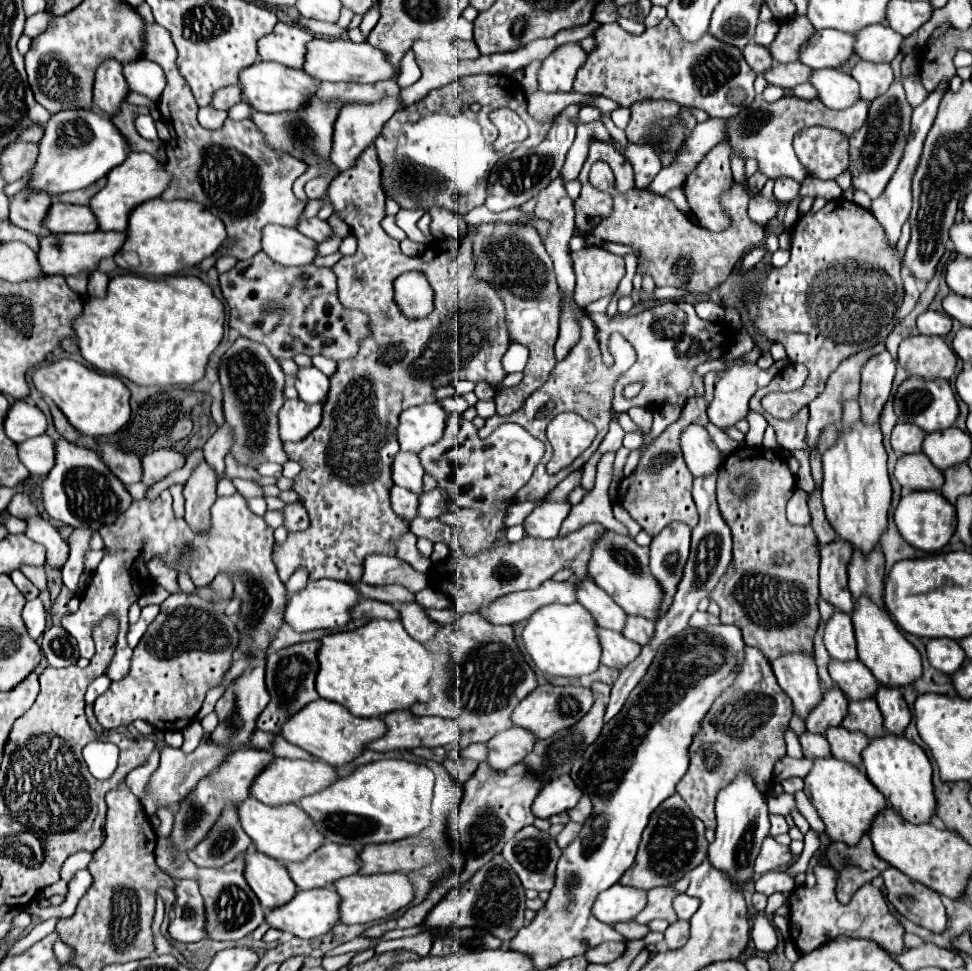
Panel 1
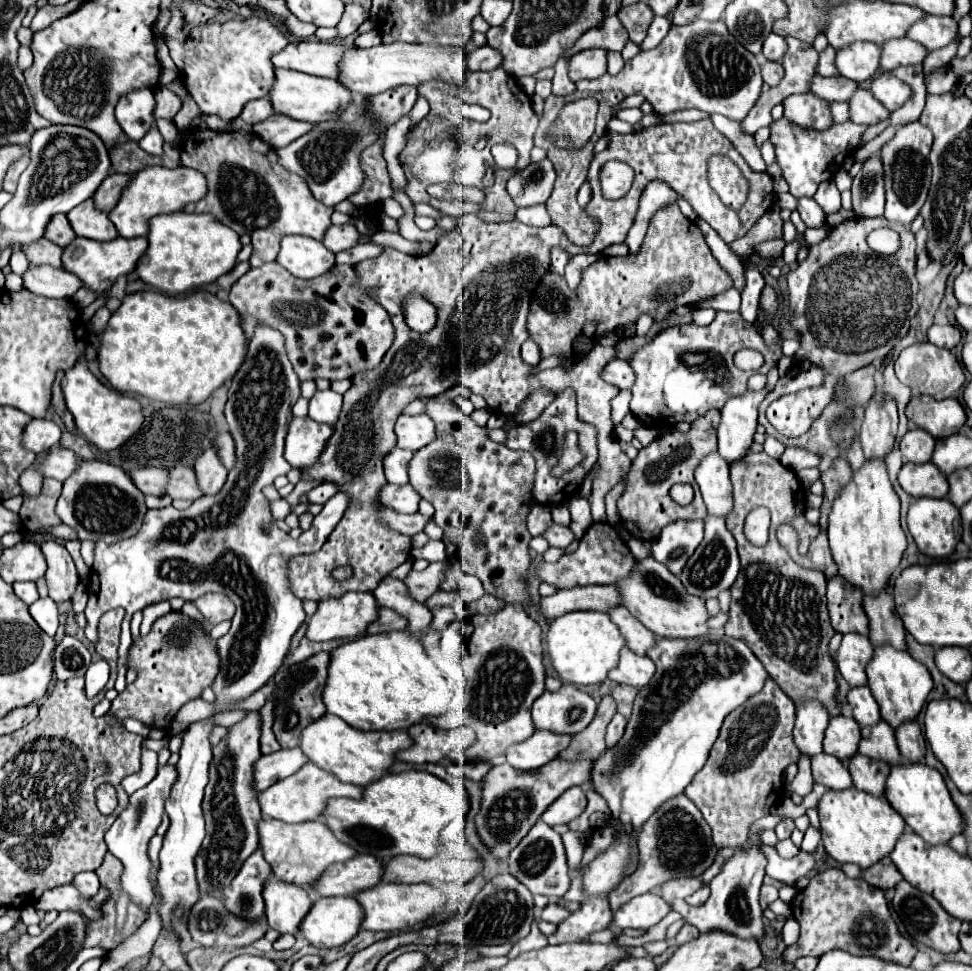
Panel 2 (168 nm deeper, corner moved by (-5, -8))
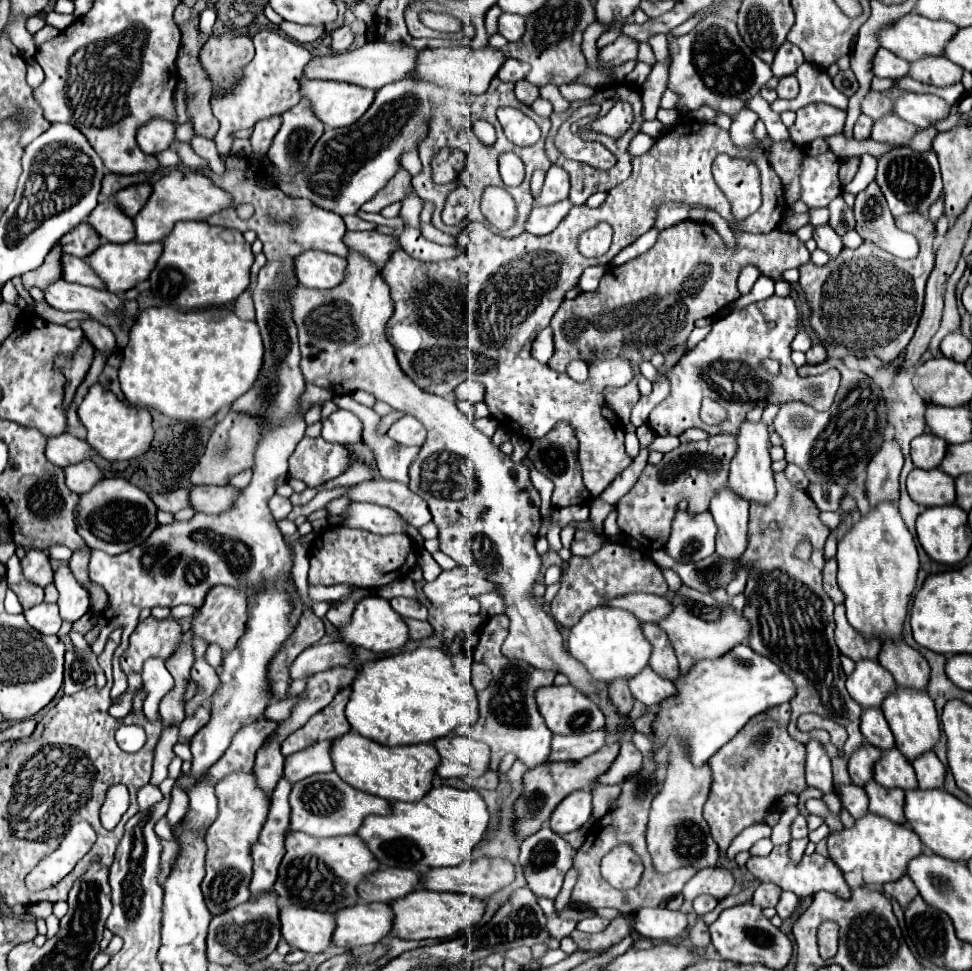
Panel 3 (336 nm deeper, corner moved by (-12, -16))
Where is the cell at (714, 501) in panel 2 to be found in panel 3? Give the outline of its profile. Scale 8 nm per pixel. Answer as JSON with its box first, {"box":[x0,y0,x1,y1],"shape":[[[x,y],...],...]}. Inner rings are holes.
{"box":[710,488,748,562],"shape":[[[722,488],[712,500],[710,512],[718,526],[716,554],[722,560],[738,562],[748,548],[748,502]]]}

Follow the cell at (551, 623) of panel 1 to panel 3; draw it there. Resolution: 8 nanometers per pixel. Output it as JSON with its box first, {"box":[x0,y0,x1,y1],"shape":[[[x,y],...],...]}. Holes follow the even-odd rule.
{"box":[568,606,652,682],"shape":[[[600,606],[592,612],[586,612],[580,622],[570,628],[568,650],[576,660],[580,660],[596,682],[612,682],[614,678],[632,678],[636,672],[642,672],[648,666],[652,644],[642,634],[642,622],[632,616],[628,610]]]}

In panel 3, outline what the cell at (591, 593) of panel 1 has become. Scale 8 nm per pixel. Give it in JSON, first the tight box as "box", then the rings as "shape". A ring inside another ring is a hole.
{"box":[642,624,680,680],"shape":[[[642,624],[642,630],[646,634],[646,638],[652,642],[654,652],[650,656],[650,668],[668,680],[678,680],[680,678],[680,670],[678,670],[678,660],[674,654],[674,648],[666,636],[666,632],[656,626],[656,624]]]}

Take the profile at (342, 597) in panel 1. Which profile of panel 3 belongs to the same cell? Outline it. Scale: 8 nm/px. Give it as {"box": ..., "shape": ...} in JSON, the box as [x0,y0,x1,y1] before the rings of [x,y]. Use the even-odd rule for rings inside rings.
{"box":[338,596,410,654],"shape":[[[366,596],[364,600],[360,600],[356,604],[356,610],[352,614],[352,622],[346,624],[344,628],[338,630],[340,640],[346,644],[354,644],[354,646],[362,646],[366,650],[372,650],[376,654],[386,654],[386,652],[396,652],[400,648],[406,646],[406,642],[410,640],[408,636],[408,626],[402,620],[400,614],[396,614],[390,606],[388,600],[380,598],[380,596]]]}

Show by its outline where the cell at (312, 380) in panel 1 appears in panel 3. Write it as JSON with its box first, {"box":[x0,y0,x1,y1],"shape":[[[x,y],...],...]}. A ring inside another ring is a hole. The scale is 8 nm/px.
{"box":[322,410,362,446],"shape":[[[336,410],[322,424],[322,438],[332,444],[354,446],[362,440],[362,422],[348,410]]]}

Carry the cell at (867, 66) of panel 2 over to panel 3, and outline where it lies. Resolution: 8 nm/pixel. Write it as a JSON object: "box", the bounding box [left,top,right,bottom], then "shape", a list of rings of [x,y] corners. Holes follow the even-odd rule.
{"box":[872,48,910,80],"shape":[[[878,48],[874,56],[874,68],[872,68],[878,78],[894,78],[894,80],[902,78],[908,74],[908,68],[910,68],[908,60],[900,60],[886,48]]]}

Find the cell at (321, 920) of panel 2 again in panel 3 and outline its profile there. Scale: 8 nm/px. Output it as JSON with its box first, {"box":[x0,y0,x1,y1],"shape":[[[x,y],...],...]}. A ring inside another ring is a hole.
{"box":[332,902,392,950],"shape":[[[372,902],[344,908],[336,914],[336,930],[332,942],[346,950],[360,946],[374,946],[392,932],[390,904]]]}

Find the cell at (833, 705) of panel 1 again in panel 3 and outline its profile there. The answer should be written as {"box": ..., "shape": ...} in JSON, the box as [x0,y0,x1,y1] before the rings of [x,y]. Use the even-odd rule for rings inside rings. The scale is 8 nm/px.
{"box":[848,744,882,786],"shape":[[[870,744],[860,746],[848,762],[848,772],[852,778],[852,784],[856,786],[866,786],[868,780],[874,778],[874,764],[880,760],[882,752]]]}

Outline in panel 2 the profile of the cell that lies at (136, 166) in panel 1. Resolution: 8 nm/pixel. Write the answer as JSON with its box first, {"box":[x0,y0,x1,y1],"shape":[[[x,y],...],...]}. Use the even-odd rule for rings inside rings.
{"box":[109,166,207,238],"shape":[[[147,166],[137,174],[131,174],[127,188],[121,192],[117,206],[109,212],[109,220],[115,224],[119,236],[137,238],[147,236],[147,222],[157,214],[169,214],[181,210],[189,202],[197,202],[205,196],[207,182],[201,172],[185,166],[165,168],[165,166]]]}

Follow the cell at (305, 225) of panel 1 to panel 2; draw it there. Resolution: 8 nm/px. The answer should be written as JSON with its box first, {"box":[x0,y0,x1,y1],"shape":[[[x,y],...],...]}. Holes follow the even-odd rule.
{"box":[321,224,359,254],"shape":[[[343,224],[343,226],[329,226],[321,242],[327,250],[337,254],[341,250],[353,248],[357,244],[357,238],[359,238],[357,228],[351,226],[351,224]]]}

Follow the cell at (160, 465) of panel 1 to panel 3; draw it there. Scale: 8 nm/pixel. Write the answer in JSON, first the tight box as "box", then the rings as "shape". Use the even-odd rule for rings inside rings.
{"box":[190,486,240,514],"shape":[[[192,486],[190,488],[190,502],[192,508],[206,512],[206,514],[220,514],[226,512],[240,494],[234,486]]]}

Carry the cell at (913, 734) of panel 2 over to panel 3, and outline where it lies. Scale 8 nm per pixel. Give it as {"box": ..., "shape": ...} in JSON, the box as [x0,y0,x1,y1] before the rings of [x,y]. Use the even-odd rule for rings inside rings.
{"box":[912,752,946,790],"shape":[[[926,752],[918,756],[912,762],[916,776],[918,776],[918,786],[920,790],[932,790],[932,788],[942,788],[944,778],[946,778],[946,768],[944,764],[936,758],[934,752]]]}

